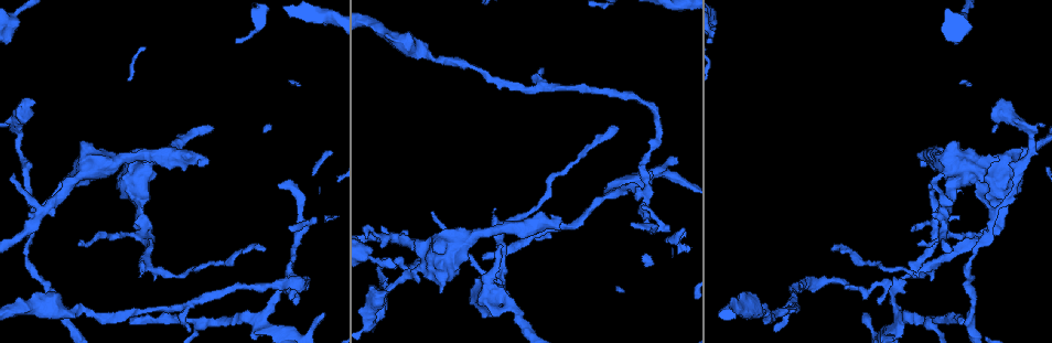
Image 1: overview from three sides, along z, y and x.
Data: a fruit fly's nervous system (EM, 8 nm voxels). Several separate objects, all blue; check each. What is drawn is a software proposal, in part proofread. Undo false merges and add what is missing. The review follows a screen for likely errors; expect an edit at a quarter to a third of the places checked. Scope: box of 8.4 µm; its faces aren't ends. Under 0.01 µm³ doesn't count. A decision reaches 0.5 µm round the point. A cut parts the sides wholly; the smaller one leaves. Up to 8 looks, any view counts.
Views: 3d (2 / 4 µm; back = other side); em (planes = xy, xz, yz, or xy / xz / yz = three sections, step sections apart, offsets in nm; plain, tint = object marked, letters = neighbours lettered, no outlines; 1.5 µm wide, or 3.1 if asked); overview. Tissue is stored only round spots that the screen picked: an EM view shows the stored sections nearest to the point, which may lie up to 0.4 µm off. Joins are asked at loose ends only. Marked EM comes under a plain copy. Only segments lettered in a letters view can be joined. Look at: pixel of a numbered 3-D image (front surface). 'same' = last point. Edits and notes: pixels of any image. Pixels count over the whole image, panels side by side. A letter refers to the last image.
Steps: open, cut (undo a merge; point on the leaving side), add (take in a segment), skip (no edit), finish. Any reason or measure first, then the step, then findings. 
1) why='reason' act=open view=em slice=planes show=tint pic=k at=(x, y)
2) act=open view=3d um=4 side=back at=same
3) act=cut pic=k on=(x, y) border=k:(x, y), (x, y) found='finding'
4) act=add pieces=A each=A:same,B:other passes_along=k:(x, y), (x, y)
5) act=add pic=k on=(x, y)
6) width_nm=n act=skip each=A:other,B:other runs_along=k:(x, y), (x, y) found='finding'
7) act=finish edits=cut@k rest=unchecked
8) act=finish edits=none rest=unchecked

why='sharp bend' act=open view=em slice=xy step=4 show=tint pic=1 at=(371, 325)

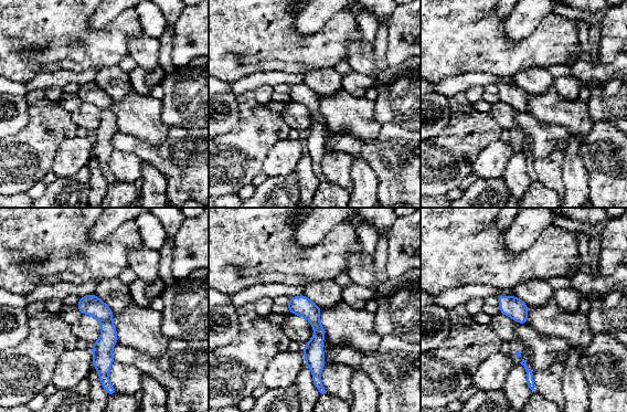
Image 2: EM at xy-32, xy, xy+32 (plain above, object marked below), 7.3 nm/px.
act=open view=em slice=planes show=tint at=same

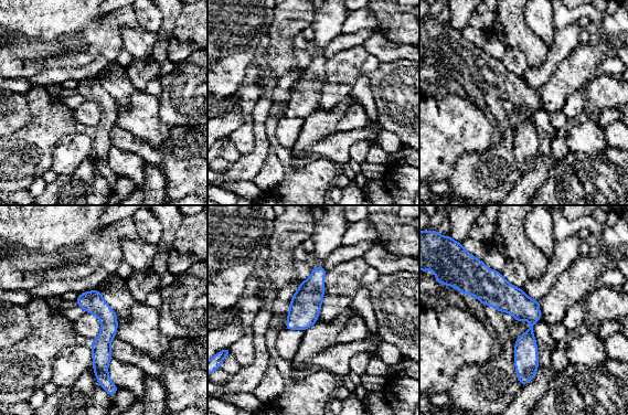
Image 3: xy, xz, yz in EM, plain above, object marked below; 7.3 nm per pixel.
why='what lies round it' act=open view=em slice=planes show=letters at=same

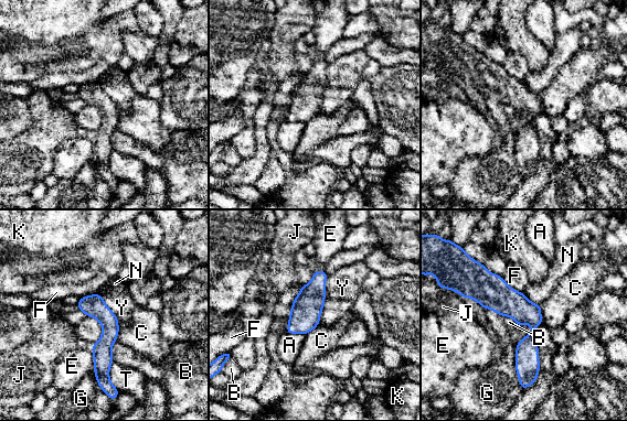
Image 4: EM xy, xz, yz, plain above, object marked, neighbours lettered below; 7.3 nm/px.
act=skip each=A:other,B:other,C:other,E:other,F:other,G:other,J:other,K:other,N:other,T:other,Y:other runs_along=4:(492, 287), (532, 323), (524, 385) found='all the same cell'

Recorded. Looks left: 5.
why='thin end' act=open view=3d um=4 pic=1 at=(140, 277)

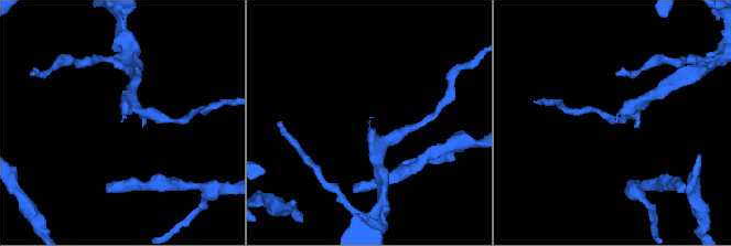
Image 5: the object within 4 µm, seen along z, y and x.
why='shape alone is not enough' act=open view=em slice=xy step=4 show=tint pic=5 at=(123, 118)

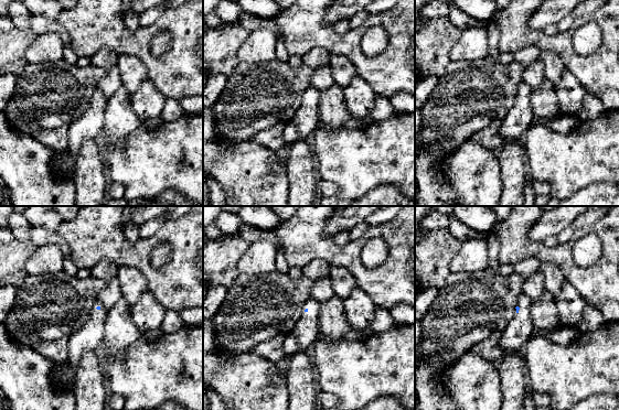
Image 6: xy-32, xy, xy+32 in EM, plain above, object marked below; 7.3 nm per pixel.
act=open view=em slice=planes show=letters at=same

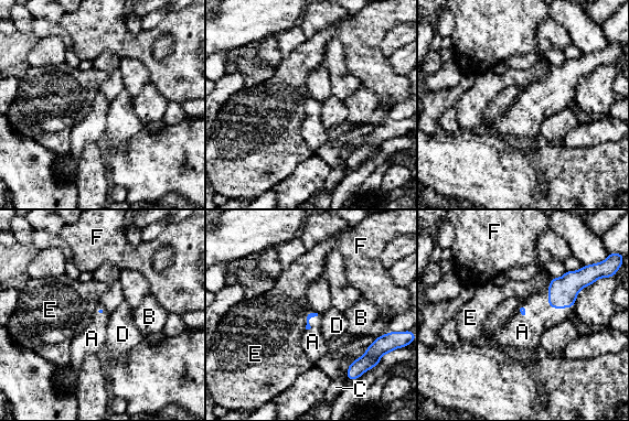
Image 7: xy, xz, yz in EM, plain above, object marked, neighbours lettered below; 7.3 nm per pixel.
longest_contact=C:280nm act=add pieces=A each=A:same,B:other,C:other,D:other,E:other,F:other found='it goes on there'

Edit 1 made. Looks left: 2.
act=finish edits=add@7 rest=unchecked

